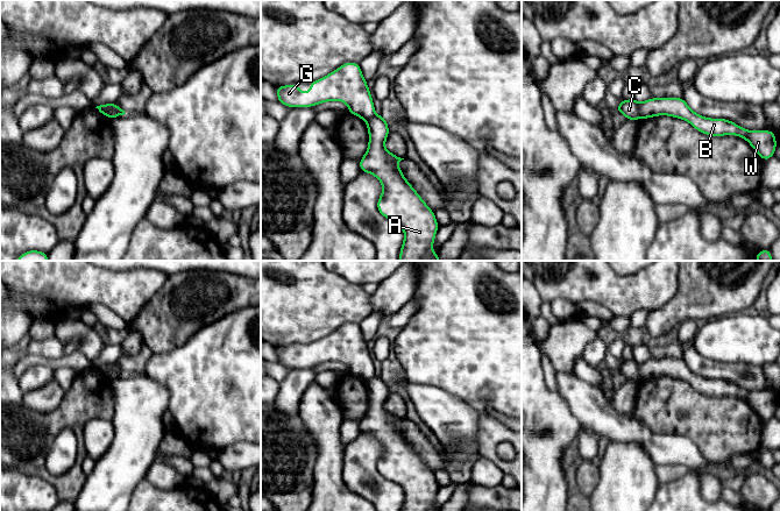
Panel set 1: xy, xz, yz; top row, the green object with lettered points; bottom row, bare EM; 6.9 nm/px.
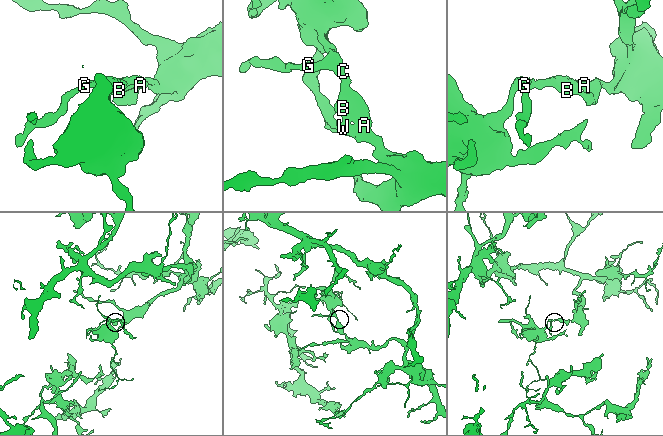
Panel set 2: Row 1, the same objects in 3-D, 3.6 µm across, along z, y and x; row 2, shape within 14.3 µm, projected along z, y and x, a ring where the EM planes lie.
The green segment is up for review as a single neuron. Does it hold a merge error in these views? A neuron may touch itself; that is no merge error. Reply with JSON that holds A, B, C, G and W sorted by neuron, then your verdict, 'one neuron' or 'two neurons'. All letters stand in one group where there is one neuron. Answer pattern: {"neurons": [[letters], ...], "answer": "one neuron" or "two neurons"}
{"neurons": [["A", "B", "W"], ["C", "G"]], "answer": "two neurons"}

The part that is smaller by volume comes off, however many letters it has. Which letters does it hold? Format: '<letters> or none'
C, G

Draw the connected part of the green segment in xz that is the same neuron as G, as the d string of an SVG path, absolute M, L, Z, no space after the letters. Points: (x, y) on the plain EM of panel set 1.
M348 322L319 341L310 343L310 353L303 355L299 346L277 347L278 362L286 368L307 369L325 362L343 362L348 372L363 381L375 377L375 368L368 343L359 324Z

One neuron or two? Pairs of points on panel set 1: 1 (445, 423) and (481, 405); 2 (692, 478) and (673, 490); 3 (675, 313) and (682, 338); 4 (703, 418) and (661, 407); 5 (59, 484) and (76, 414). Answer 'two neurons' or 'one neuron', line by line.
1: two neurons
2: one neuron
3: two neurons
4: one neuron
5: one neuron

